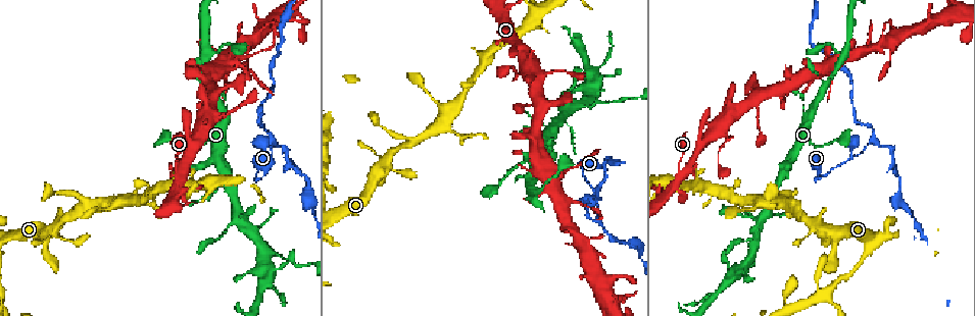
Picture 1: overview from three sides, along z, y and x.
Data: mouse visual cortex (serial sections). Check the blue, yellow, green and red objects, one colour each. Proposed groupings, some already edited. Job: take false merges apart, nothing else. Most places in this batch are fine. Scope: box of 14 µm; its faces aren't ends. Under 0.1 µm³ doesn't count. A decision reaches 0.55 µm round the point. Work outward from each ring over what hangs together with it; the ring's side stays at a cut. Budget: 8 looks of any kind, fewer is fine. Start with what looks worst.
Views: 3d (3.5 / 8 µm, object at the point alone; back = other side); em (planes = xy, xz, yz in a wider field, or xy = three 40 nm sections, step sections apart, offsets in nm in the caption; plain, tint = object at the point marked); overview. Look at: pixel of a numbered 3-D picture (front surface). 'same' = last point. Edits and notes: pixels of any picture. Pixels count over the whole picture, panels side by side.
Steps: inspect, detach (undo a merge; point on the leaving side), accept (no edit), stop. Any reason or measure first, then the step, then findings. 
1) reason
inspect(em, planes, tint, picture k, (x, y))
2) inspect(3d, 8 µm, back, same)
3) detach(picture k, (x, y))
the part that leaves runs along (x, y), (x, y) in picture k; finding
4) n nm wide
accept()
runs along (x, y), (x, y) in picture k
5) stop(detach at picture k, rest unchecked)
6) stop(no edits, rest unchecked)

three-way junction
inspect(3d, 3.5 µm, picture 1, (272, 139))

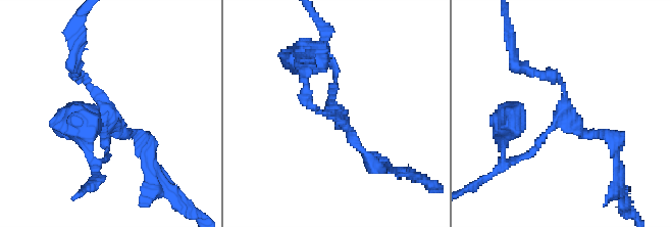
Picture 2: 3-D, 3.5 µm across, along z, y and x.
3 arms; arms of 100, 150, 150 nm
inspect(em, xy, step 2, tint, picture 2, (107, 114))

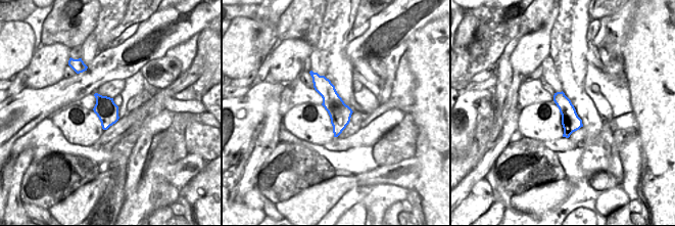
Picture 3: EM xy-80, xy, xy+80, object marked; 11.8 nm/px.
accept()
runs along (329, 60), (337, 71), (329, 102), (367, 157) in picture 2; one cell here

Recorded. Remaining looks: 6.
three-way junction
inspect(3d, 3.5 µm, picture 1, (263, 255))

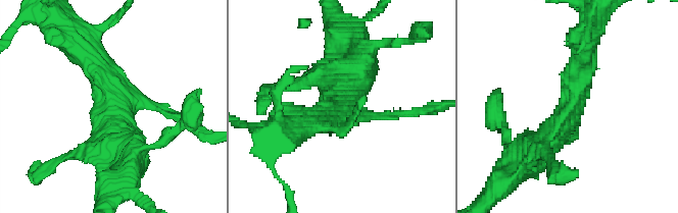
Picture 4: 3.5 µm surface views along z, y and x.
need the tissue
inspect(em, xy, step 2, tint, picture 4, (572, 106))

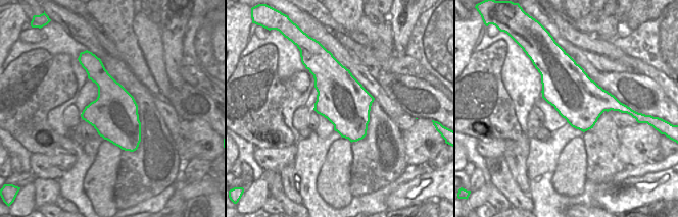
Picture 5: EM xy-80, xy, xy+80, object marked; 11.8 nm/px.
inspect(em, xy, step 3, tint, same)

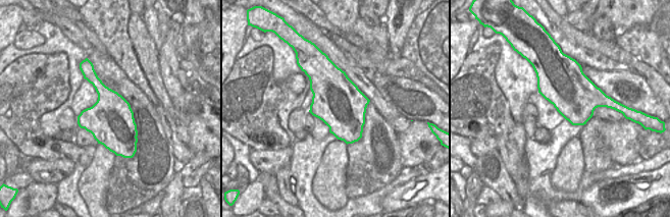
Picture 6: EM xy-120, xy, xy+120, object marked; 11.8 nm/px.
600 nm wide
accept()
runs along (583, 49), (570, 111), (530, 158) in picture 4; one cell here

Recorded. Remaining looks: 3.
thick turns thin
inspect(3d, 8 µm, picture 1, (502, 180))

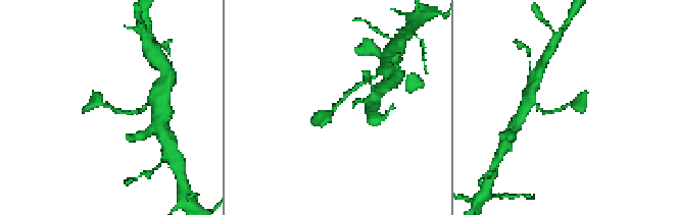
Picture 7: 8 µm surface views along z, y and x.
need the tissue
inspect(em, xy, step 3, tint, picture 7, (108, 105))

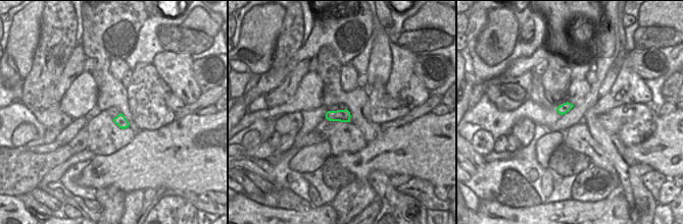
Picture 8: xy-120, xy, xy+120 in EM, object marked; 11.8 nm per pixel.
accept()
runs along (356, 88), (332, 112), (313, 121) in picture 7; continuous, no second cell

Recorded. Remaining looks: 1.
stop(no edits, rest unchecked)

